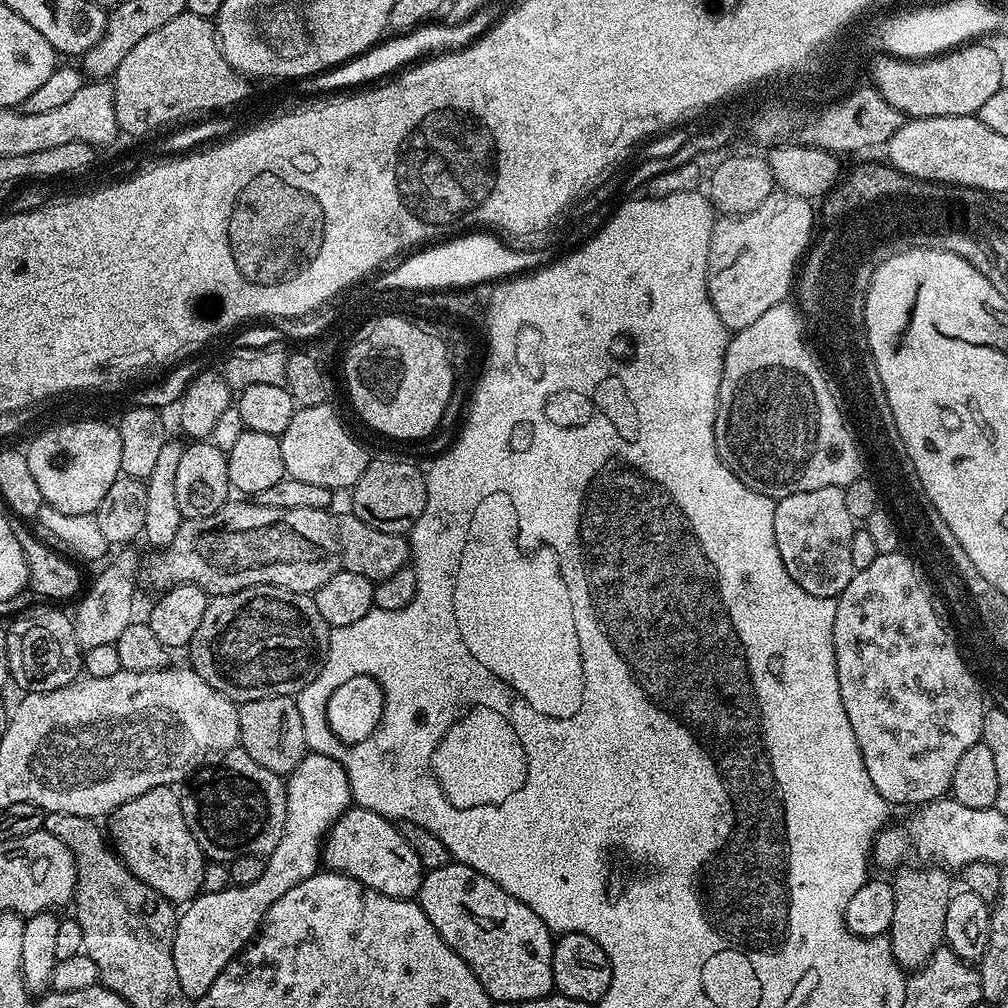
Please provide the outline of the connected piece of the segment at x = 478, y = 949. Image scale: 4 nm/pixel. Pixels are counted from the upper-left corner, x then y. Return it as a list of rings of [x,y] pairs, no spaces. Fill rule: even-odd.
[[[449,862],[438,869],[425,871],[424,880],[420,883],[418,893],[420,909],[430,918],[434,930],[470,966],[470,970],[482,982],[482,986],[488,991],[493,1001],[505,1000],[512,1006],[519,1006],[522,1001],[530,998],[542,998],[553,991],[552,987],[552,945],[553,933],[548,927],[518,898],[506,894],[506,890],[499,888],[486,874],[478,874],[478,870],[470,870],[470,866]]]

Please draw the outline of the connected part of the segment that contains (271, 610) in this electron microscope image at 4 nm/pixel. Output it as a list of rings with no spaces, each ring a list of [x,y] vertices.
[[[263,584],[262,586],[254,586],[246,590],[238,590],[234,594],[222,594],[221,596],[211,597],[206,606],[206,614],[202,614],[202,623],[199,624],[198,630],[194,630],[194,638],[187,646],[186,655],[192,659],[190,661],[192,671],[197,672],[210,686],[214,686],[214,690],[218,690],[223,696],[228,696],[237,702],[270,698],[271,696],[295,697],[297,692],[302,691],[310,682],[314,682],[314,678],[322,670],[324,659],[328,653],[329,631],[326,618],[322,618],[322,614],[318,614],[318,606],[311,595],[303,592],[291,592],[285,588]]]

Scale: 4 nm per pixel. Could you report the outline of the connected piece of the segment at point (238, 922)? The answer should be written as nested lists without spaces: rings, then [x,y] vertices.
[[[309,752],[304,756],[302,762],[298,762],[296,769],[287,777],[286,787],[286,830],[282,830],[282,842],[278,842],[278,846],[274,846],[274,850],[266,858],[262,878],[258,878],[258,882],[220,888],[217,892],[204,892],[179,913],[174,938],[174,971],[178,974],[178,986],[182,986],[185,998],[206,994],[214,978],[218,978],[226,965],[244,949],[244,945],[255,937],[270,906],[274,906],[274,902],[278,902],[278,898],[282,898],[286,890],[298,886],[298,882],[306,882],[306,878],[315,874],[322,864],[325,836],[331,830],[333,822],[353,803],[346,770],[326,754]]]

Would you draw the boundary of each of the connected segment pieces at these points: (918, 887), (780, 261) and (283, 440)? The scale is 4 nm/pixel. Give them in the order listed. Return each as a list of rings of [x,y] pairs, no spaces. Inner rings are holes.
[[[904,866],[895,873],[892,880],[894,890],[894,922],[890,922],[886,933],[892,944],[894,958],[905,970],[921,968],[944,944],[946,906],[954,885],[947,871],[940,866]],[[948,875],[948,876],[947,876]]]
[[[776,190],[756,210],[739,216],[721,215],[712,225],[710,250],[708,251],[708,297],[722,322],[733,333],[738,333],[770,306],[785,303],[789,299],[797,279],[798,265],[814,240],[812,234],[811,199]]]
[[[331,403],[309,408],[297,407],[294,418],[290,418],[290,426],[286,426],[284,433],[279,436],[282,462],[285,473],[298,478],[298,482],[311,482],[314,486],[326,486],[333,490],[348,490],[358,482],[358,478],[362,478],[362,470],[366,470],[370,456],[364,453],[363,446],[348,433],[347,426],[340,421],[339,414],[332,407]]]

